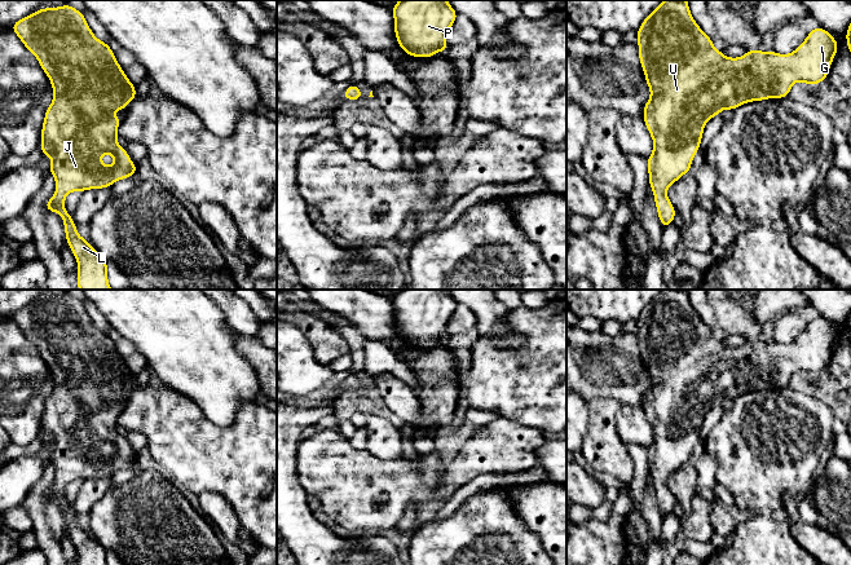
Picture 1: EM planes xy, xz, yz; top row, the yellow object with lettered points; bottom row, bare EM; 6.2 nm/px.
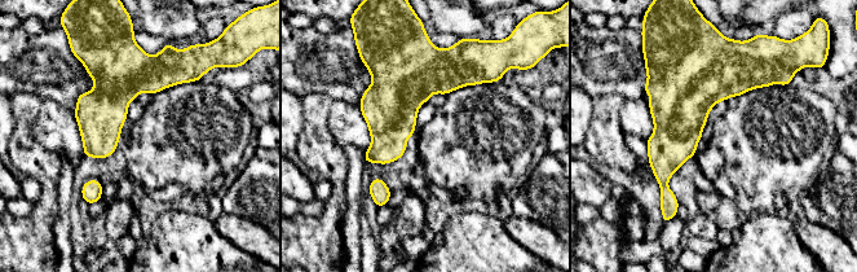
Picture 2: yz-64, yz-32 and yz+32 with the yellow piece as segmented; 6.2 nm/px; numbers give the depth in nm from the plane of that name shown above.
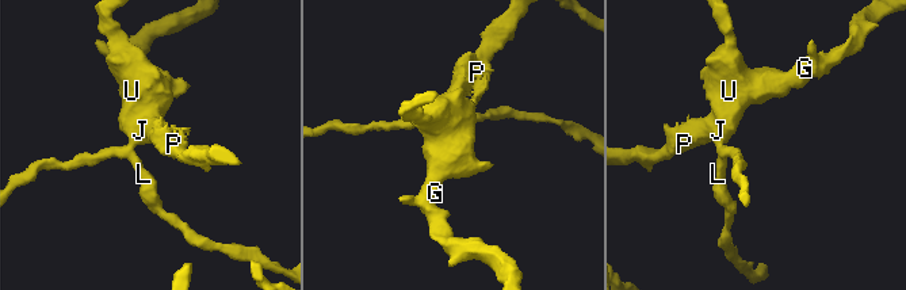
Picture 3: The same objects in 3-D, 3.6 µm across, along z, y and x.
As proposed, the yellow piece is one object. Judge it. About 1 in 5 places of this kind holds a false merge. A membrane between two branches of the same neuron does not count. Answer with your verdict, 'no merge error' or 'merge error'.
no merge error

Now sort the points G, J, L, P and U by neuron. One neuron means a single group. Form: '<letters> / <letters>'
G J L P U

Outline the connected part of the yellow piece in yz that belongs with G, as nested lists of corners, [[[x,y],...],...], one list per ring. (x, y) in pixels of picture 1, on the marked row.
[[[665,0],[643,21],[636,34],[639,37],[639,61],[645,75],[645,83],[651,89],[651,98],[645,102],[643,110],[644,123],[654,142],[653,151],[647,159],[649,186],[654,194],[653,198],[662,229],[673,224],[676,215],[666,191],[670,185],[689,172],[693,163],[692,158],[700,150],[705,124],[713,116],[719,115],[723,109],[733,111],[746,102],[763,101],[772,97],[785,98],[792,85],[797,81],[803,81],[808,87],[824,81],[838,50],[838,41],[832,37],[830,32],[816,27],[789,54],[753,49],[738,58],[726,57],[714,48],[711,37],[704,34],[693,19],[687,0]]]

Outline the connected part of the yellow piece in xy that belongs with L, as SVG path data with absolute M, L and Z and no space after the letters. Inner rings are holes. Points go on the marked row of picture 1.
M69 4L39 9L18 19L10 28L38 58L54 93L45 111L40 150L43 155L52 158L49 172L56 180L56 193L44 207L49 212L58 212L63 220L66 240L78 261L79 290L113 290L107 281L107 261L78 234L71 213L65 211L65 198L71 191L111 187L118 180L137 173L128 153L116 142L116 129L122 120L113 111L124 110L137 97L136 88L109 44L98 40L85 22L84 14ZM102 154L114 156L111 167L101 162Z

